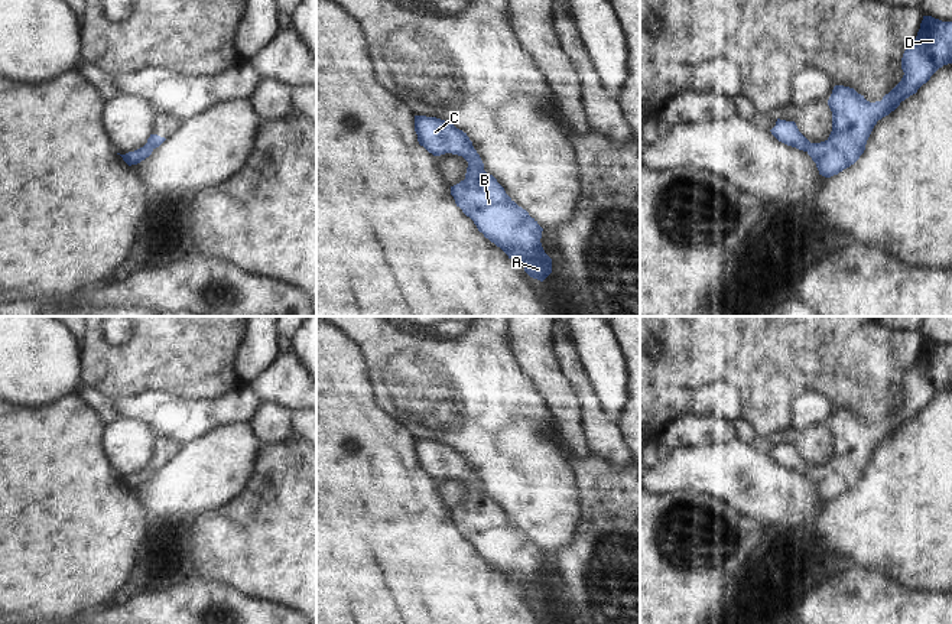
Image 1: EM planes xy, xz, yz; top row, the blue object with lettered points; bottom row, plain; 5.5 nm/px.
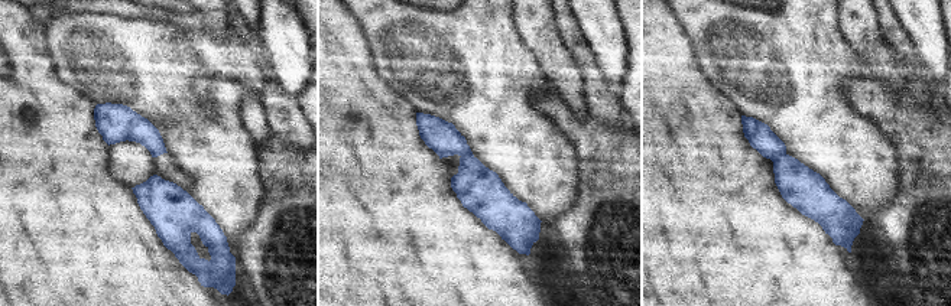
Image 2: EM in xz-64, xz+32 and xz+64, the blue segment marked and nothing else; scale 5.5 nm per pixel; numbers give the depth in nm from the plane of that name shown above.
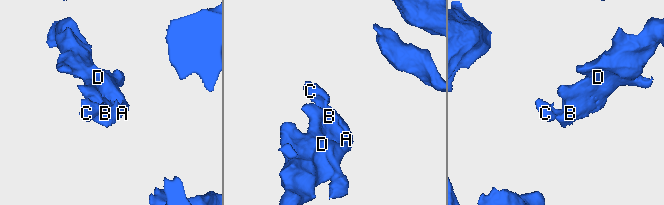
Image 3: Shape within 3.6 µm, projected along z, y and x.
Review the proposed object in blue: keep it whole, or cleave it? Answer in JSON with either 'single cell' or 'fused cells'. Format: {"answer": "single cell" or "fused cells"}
{"answer": "single cell"}

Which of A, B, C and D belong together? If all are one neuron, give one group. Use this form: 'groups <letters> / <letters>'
groups A B C D

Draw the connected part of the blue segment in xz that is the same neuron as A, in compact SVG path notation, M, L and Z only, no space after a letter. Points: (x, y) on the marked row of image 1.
M415 116L415 131L419 144L433 156L452 153L468 162L465 179L451 186L456 207L509 259L516 259L530 277L543 282L552 273L552 259L540 243L543 228L484 170L467 133L445 120L426 116Z

